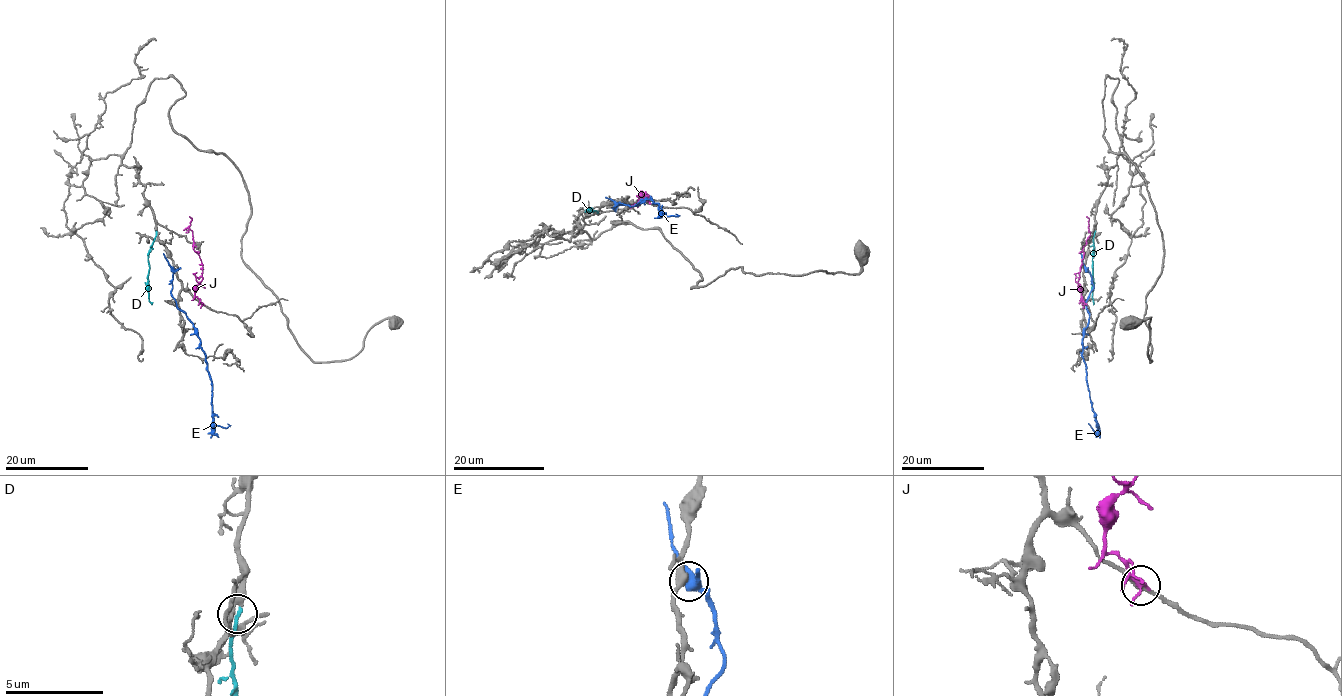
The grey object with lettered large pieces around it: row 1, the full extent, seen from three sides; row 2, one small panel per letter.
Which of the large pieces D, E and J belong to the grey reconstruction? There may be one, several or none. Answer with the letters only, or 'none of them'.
D

